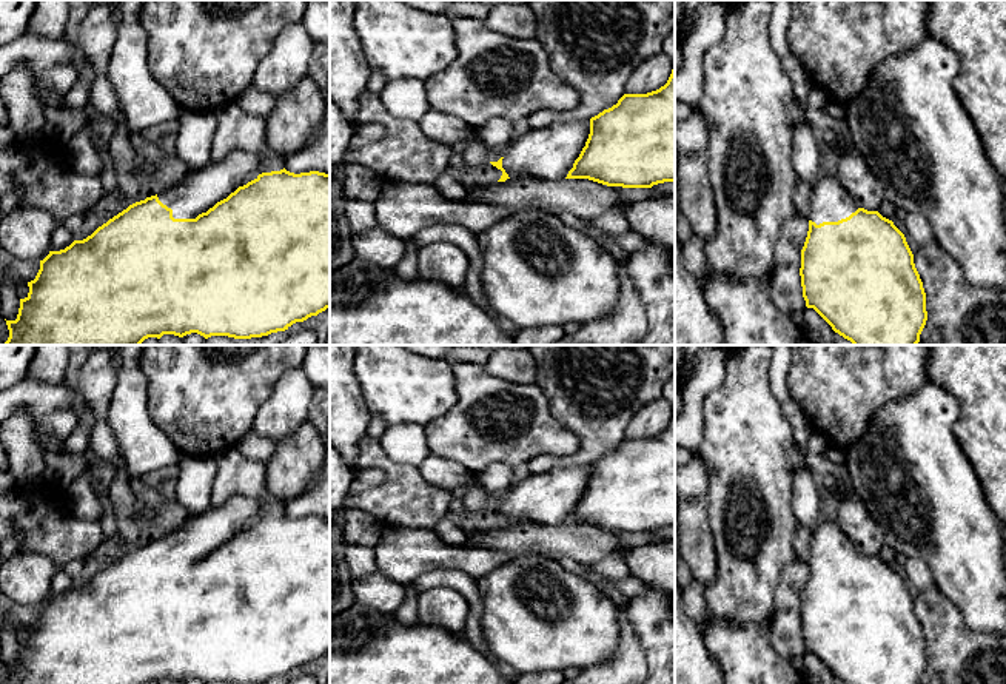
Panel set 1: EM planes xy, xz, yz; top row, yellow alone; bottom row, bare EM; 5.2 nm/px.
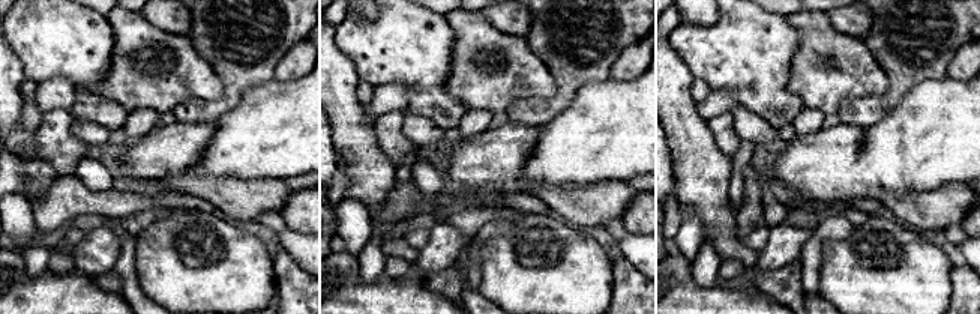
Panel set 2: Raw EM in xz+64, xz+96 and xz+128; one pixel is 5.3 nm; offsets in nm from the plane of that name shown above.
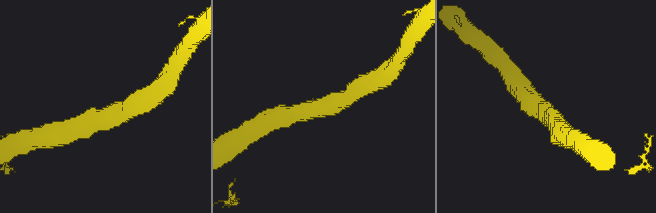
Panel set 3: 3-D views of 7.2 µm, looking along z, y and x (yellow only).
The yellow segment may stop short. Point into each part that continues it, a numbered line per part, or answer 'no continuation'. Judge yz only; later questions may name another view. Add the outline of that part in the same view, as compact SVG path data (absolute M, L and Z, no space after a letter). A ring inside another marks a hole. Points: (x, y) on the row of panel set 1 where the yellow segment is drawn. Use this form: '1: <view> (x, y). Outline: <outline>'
1: yz (829, 201). Outline: M820 176L820 179L809 188L809 193L809 220L817 225L823 222L838 222L860 208L837 176Z

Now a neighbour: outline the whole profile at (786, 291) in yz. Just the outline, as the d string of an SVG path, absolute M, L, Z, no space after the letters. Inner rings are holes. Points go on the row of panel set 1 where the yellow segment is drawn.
M798 211L787 219L776 243L776 260L770 273L770 297L780 311L790 316L792 311L807 308L801 287L801 250L809 231L809 219Z

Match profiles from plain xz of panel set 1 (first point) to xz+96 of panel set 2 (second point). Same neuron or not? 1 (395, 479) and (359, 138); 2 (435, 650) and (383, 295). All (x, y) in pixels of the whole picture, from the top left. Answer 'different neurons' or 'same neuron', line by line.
1: different neurons
2: same neuron

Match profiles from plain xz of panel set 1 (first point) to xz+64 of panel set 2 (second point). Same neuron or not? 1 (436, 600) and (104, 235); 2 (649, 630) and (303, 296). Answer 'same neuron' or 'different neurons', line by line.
1: same neuron
2: same neuron

